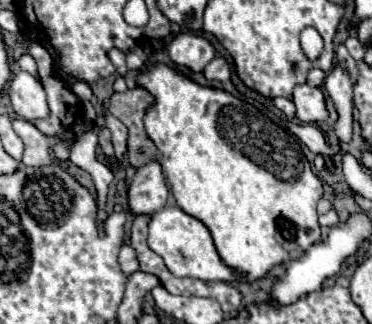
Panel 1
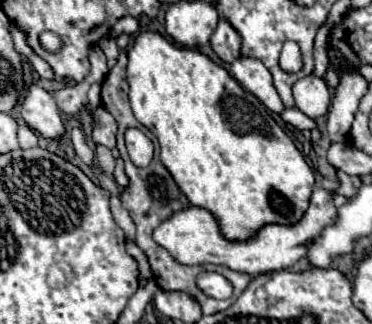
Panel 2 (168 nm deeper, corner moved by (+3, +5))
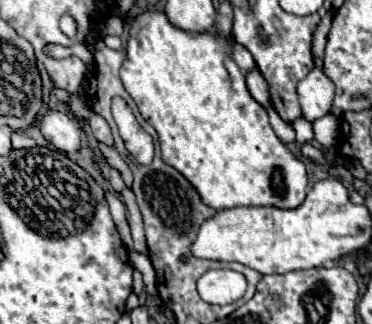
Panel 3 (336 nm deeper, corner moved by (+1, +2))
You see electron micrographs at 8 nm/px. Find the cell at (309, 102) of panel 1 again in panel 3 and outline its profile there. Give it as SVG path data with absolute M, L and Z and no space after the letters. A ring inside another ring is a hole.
M314 68L304 80L300 80L298 96L304 118L314 122L330 112L334 100L334 84L322 72L322 68Z

